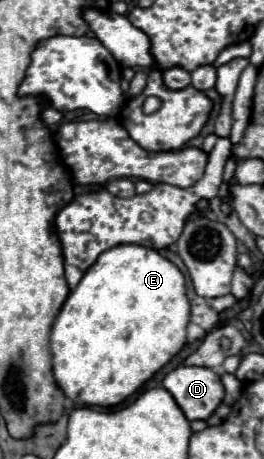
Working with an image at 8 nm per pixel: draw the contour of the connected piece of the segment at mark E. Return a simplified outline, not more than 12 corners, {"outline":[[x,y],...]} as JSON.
{"outline":[[115,246],[49,330],[55,380],[117,406],[179,354],[189,300]]}

